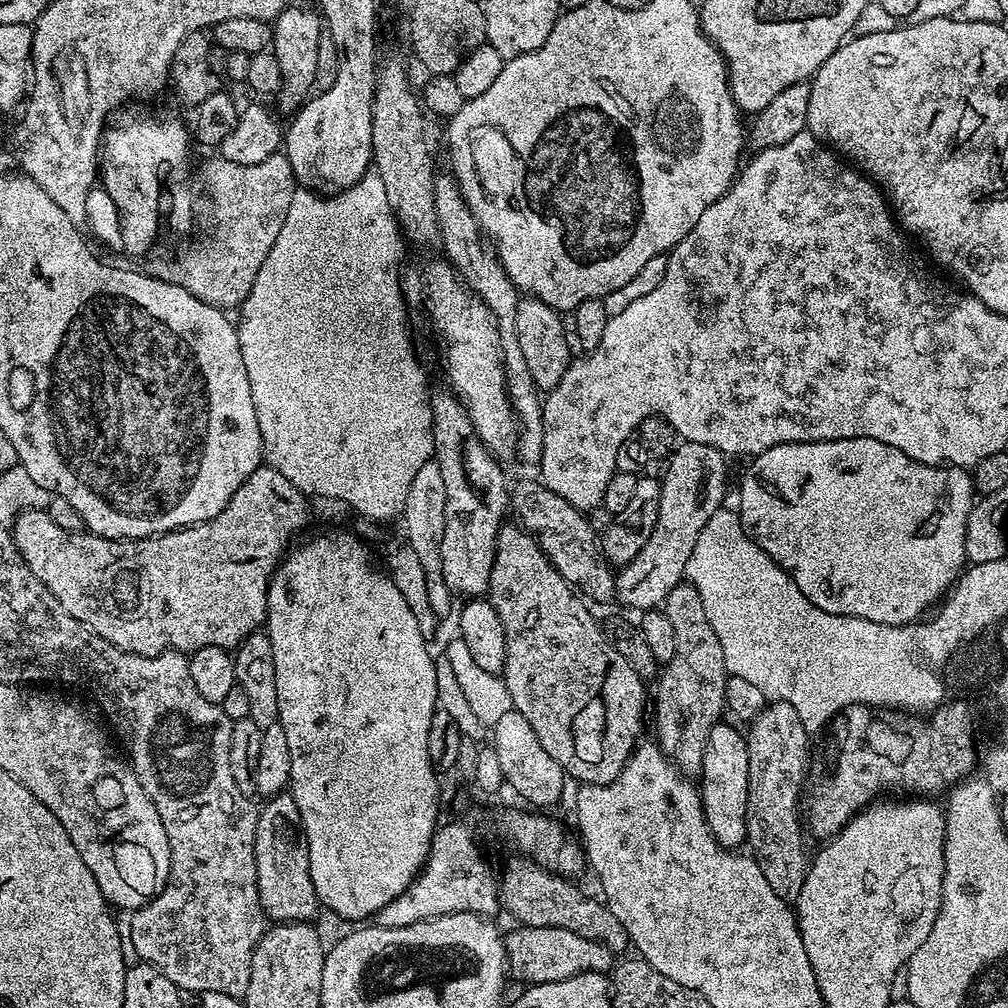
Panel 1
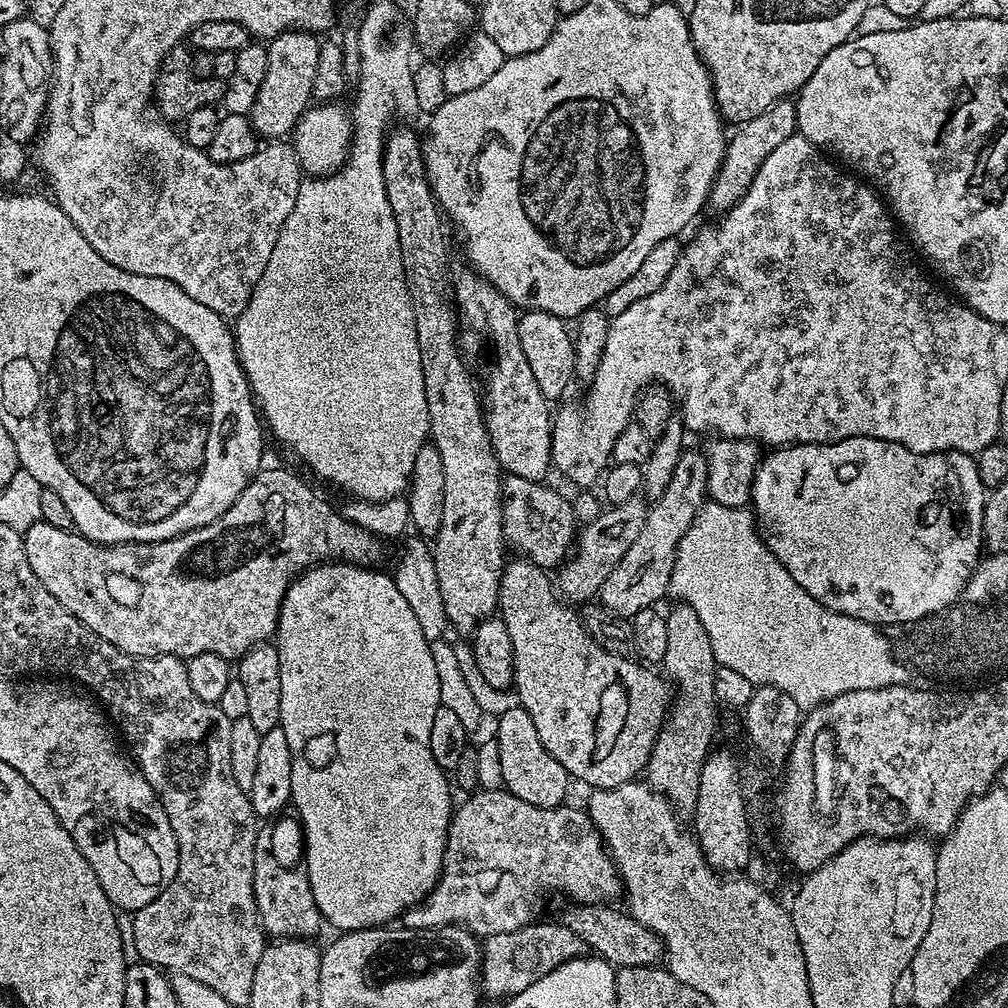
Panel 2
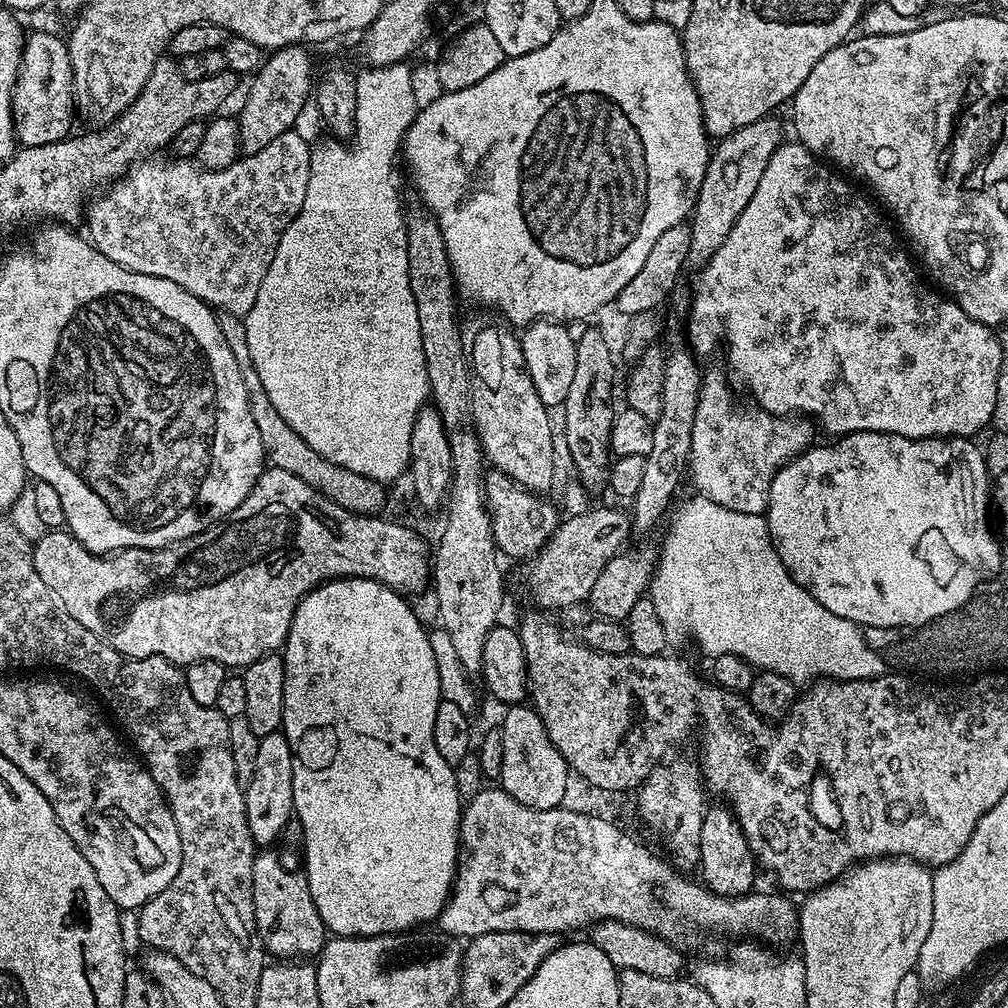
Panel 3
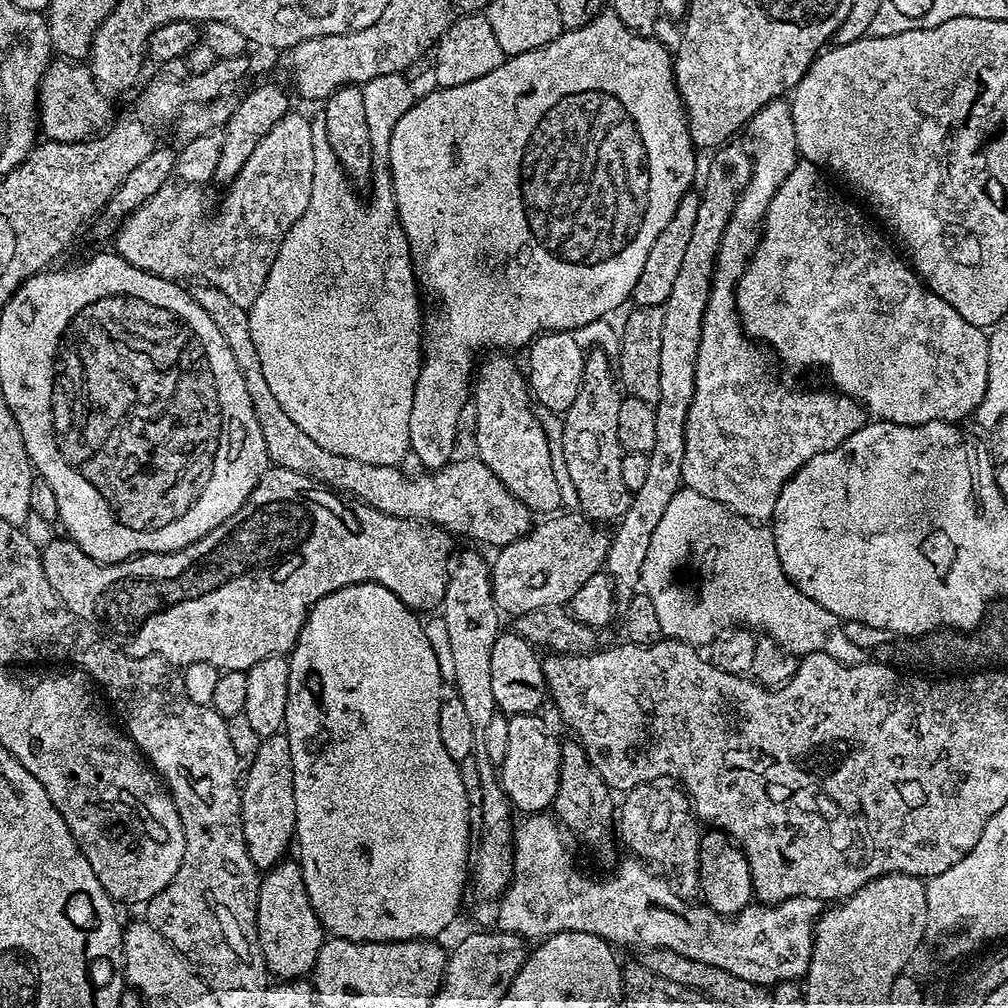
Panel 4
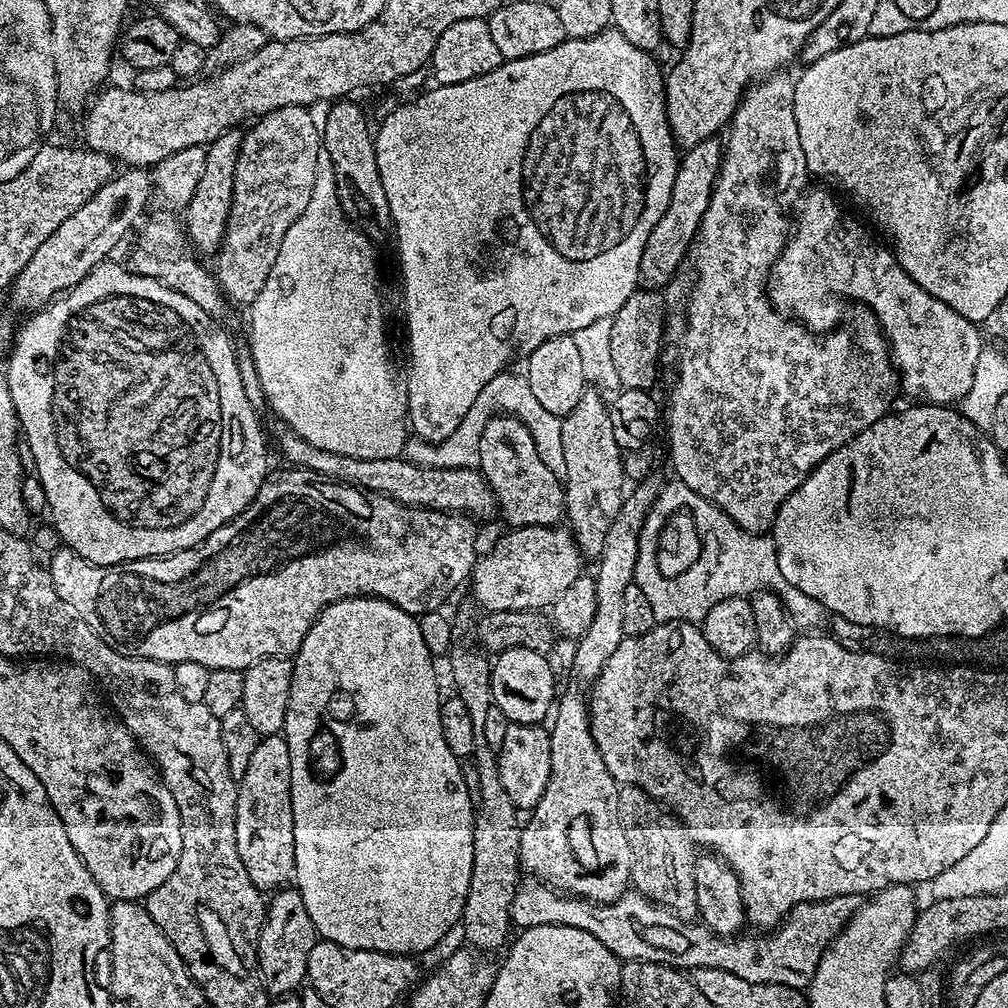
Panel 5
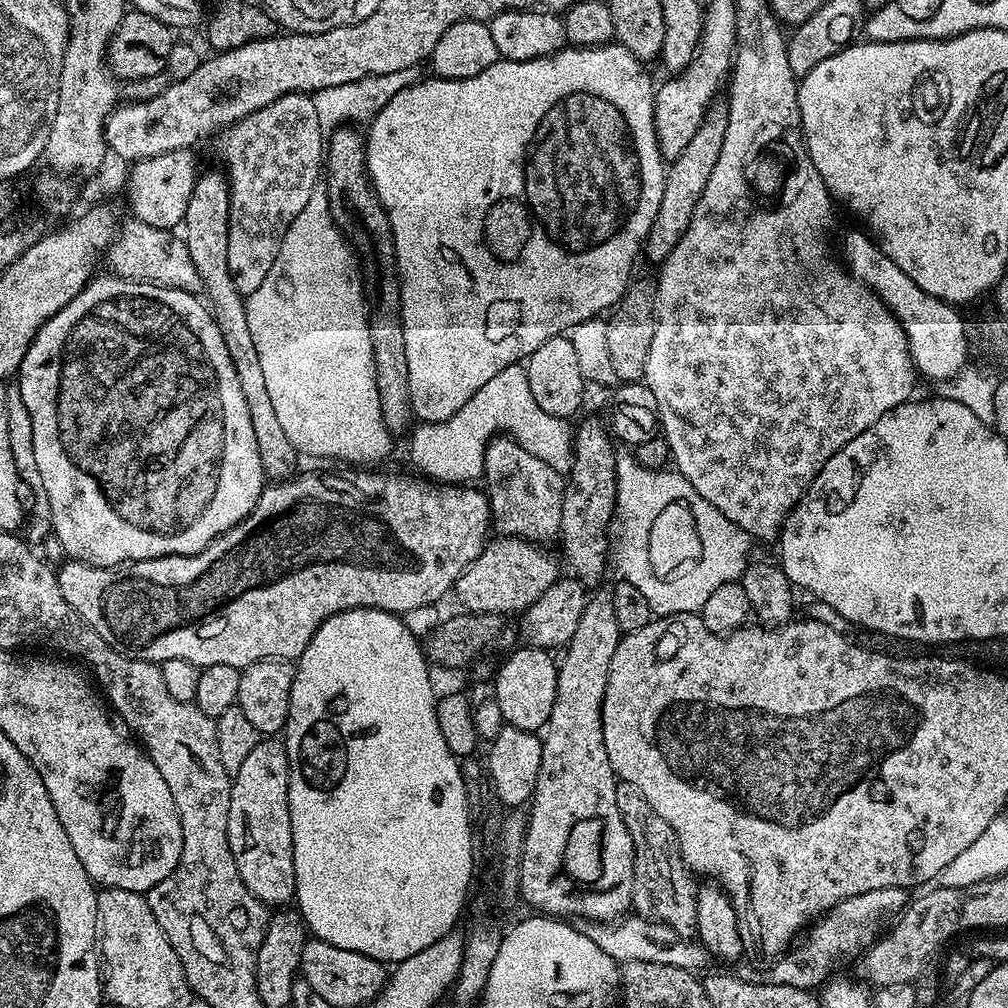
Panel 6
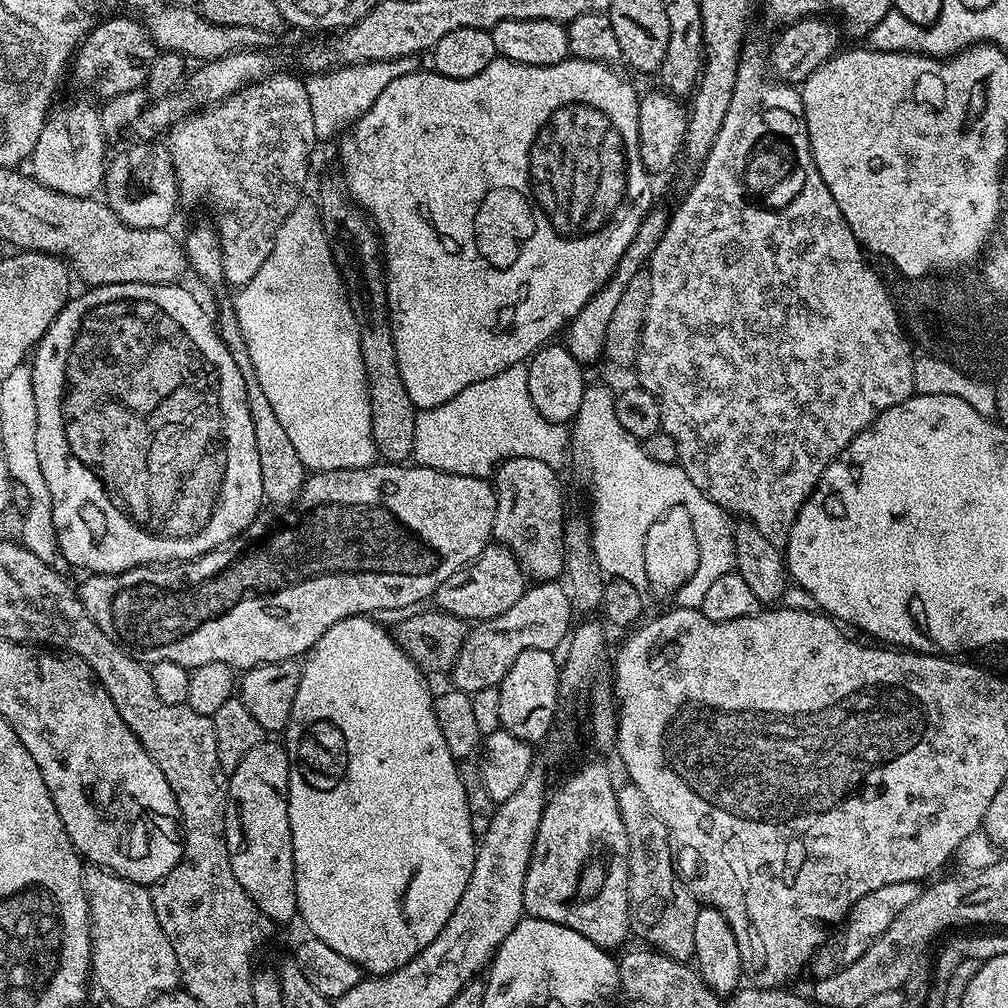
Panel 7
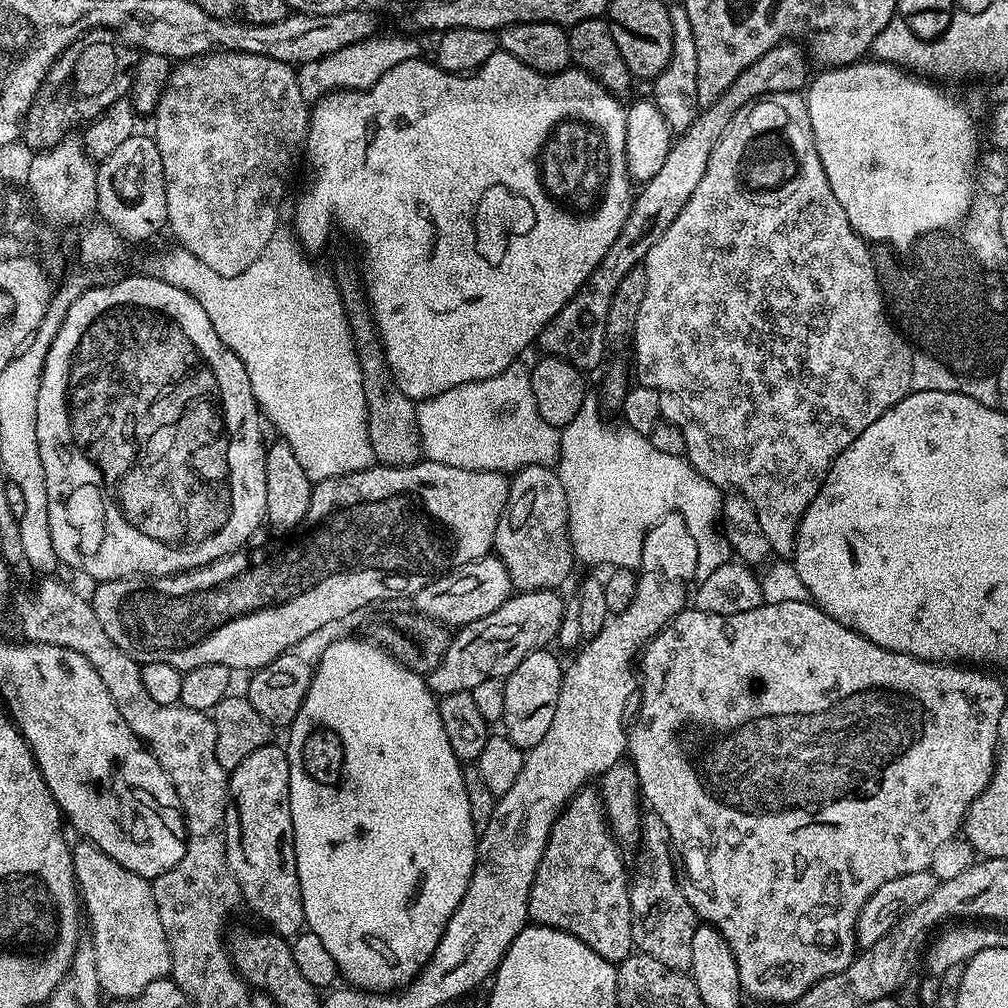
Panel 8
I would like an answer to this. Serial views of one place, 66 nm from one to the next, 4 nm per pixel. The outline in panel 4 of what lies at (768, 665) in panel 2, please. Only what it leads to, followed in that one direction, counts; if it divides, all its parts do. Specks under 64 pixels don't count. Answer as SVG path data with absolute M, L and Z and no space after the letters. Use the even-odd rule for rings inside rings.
M681 487L680 491L674 494L674 498L670 498L670 506L666 506L666 512L662 514L662 518L654 526L654 532L650 534L650 548L646 550L646 562L642 562L640 588L643 595L648 596L650 602L654 602L654 610L658 614L658 626L661 633L673 640L681 640L693 646L701 646L700 644L708 646L729 626L743 626L749 630L761 628L759 631L763 635L775 640L784 651L791 652L797 658L821 652L822 654L830 654L830 658L834 658L843 664L859 664L862 660L860 648L854 646L854 642L850 642L850 638L846 638L846 630L840 619L834 614L830 614L830 610L818 606L818 602L814 602L814 598L806 598L806 594L802 594L802 590L798 590L798 586L794 586L790 582L790 578L786 578L786 574L782 570L782 562L778 562L778 550L774 546L771 527L742 518L726 506L706 498L706 494L698 494L689 488Z

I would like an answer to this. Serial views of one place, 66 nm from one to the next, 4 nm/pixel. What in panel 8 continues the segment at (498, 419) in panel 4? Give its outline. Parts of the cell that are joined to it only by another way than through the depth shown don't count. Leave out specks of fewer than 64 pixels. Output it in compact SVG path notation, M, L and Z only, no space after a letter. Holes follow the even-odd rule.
M528 465L511 477L508 505L498 522L495 555L510 574L516 592L547 592L559 589L572 572L574 557L568 541L568 507L566 490L551 467Z

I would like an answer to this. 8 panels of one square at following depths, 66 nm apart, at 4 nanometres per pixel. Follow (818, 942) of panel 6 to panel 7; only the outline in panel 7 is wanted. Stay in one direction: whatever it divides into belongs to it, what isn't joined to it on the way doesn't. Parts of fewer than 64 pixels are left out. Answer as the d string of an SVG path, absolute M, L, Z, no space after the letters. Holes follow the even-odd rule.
M911 880L882 886L882 890L866 894L866 898L858 898L858 902L854 902L854 906L844 918L842 925L844 933L840 936L840 948L825 946L812 957L810 972L813 972L813 977L829 976L840 968L850 966L850 962L858 962L858 958L862 958L862 954L870 950L872 941L886 934L886 930L890 930L890 922L894 922L894 918L898 918L898 914L902 914L902 910L906 910L906 906L910 906L910 902L914 902L914 898L918 898L921 891L921 885Z

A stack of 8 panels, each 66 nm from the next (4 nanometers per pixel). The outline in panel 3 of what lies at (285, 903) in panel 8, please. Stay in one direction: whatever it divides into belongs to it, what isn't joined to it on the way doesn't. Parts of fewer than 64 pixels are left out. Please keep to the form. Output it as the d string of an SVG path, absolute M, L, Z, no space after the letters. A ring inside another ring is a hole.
M283 731L271 732L258 742L258 758L246 780L244 801L246 802L246 822L250 826L252 842L257 846L272 846L280 836L280 831L294 816L294 758L290 742Z

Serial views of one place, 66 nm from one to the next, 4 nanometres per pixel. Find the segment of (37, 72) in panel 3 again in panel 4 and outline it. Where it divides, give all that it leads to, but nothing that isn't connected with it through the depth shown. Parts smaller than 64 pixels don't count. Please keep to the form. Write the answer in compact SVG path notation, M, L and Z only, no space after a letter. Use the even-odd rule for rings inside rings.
M66 58L53 59L40 83L38 124L43 137L63 144L75 144L99 135L116 116L107 95L109 93L103 90L87 65Z

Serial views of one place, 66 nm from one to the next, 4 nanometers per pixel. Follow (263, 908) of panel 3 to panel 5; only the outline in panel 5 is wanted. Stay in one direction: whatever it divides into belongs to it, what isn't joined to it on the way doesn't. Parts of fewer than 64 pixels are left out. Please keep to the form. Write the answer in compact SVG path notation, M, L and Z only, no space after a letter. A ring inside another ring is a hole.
M283 888L271 896L260 927L256 957L266 993L269 997L279 998L295 993L305 983L310 952L318 937L299 891Z

